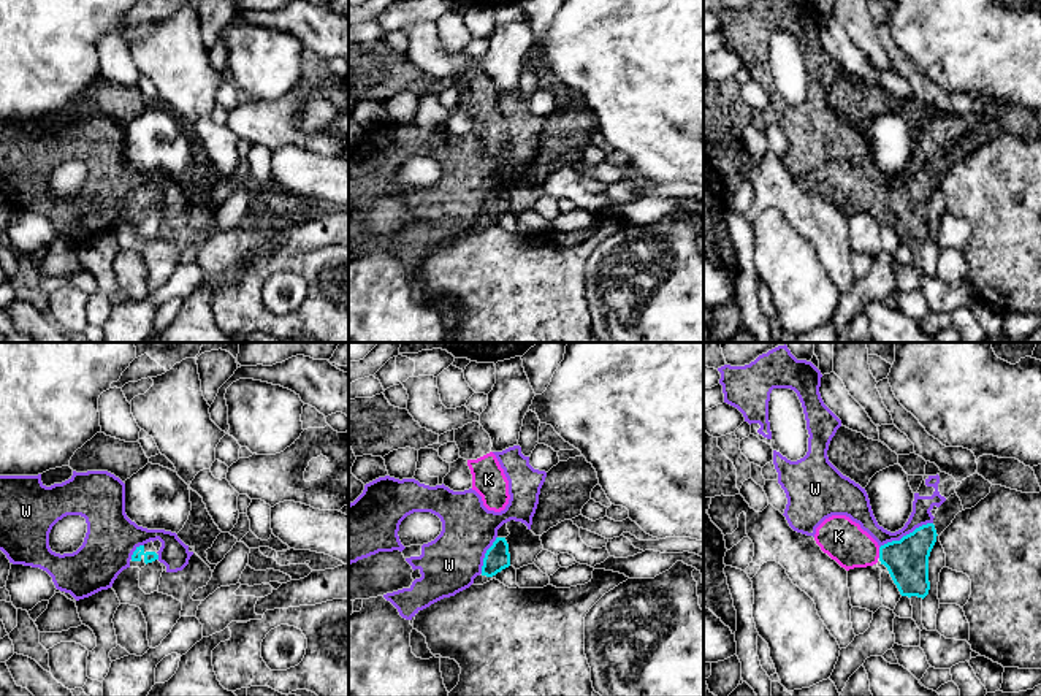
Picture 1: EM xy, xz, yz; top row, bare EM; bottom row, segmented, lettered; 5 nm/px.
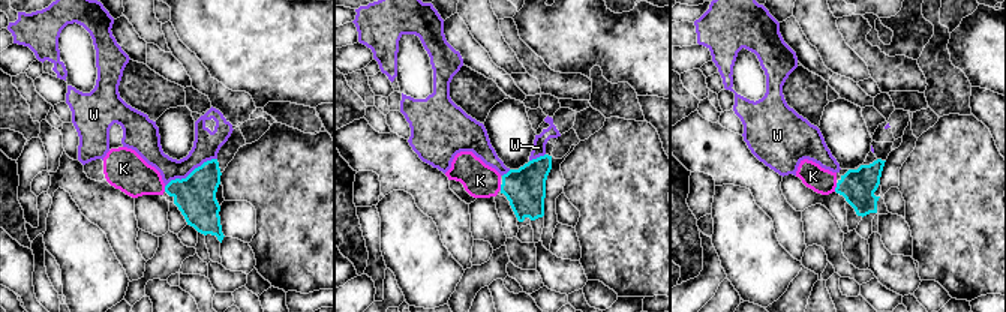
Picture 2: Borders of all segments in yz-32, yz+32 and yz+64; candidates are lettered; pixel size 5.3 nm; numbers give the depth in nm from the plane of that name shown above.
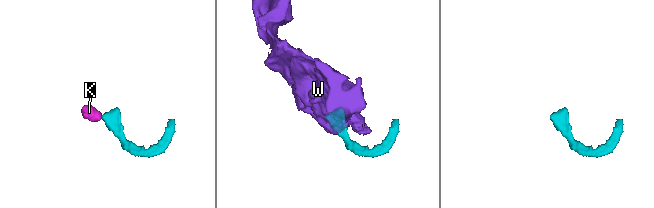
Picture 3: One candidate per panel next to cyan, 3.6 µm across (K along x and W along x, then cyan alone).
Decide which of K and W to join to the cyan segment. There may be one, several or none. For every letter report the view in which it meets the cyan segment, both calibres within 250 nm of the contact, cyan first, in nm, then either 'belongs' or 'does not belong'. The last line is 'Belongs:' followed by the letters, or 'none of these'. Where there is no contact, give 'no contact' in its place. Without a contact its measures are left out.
K: contact in yz; calibres 220 and 220 nm; belongs
W: contact in yz; calibres 220 and 110 nm; does not belong
Belongs: K

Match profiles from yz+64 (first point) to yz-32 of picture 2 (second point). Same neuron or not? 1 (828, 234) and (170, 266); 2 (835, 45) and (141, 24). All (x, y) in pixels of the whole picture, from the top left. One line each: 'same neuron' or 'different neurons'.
1: different neurons
2: same neuron

